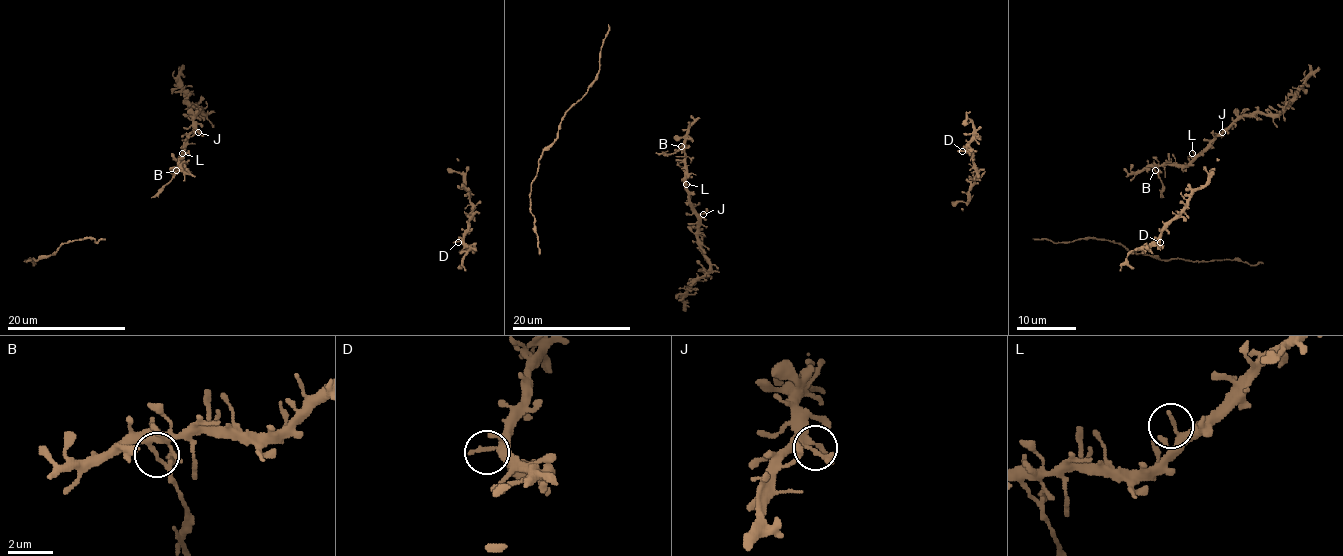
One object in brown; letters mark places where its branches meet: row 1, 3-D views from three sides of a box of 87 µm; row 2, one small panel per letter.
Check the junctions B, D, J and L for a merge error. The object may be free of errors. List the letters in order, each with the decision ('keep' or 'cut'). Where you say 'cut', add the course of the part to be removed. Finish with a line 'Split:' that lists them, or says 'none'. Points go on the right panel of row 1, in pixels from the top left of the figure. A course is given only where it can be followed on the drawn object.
B: cut; foreign part runs (1155, 170), (1163, 184), (1161, 197)
D: keep
J: keep
L: keep
Split: B

